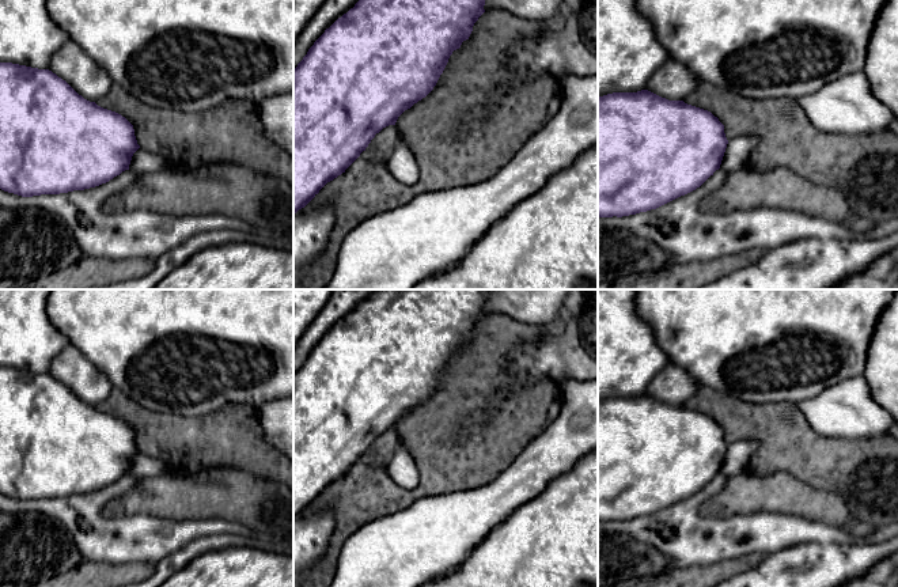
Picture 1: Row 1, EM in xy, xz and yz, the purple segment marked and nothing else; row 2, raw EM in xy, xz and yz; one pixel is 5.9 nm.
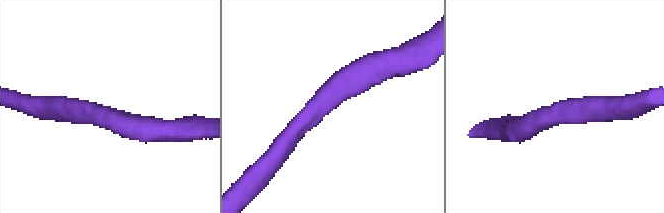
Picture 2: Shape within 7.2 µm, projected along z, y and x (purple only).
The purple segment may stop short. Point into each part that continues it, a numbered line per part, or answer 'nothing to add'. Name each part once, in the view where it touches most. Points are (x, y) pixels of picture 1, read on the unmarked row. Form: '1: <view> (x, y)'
nothing to add

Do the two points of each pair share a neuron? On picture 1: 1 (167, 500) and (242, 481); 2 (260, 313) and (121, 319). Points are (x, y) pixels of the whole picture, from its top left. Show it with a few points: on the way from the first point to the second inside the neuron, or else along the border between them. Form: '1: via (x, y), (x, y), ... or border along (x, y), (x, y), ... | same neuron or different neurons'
1: via (186, 497), (223, 492) | same neuron
2: via (226, 313), (155, 313) | same neuron

